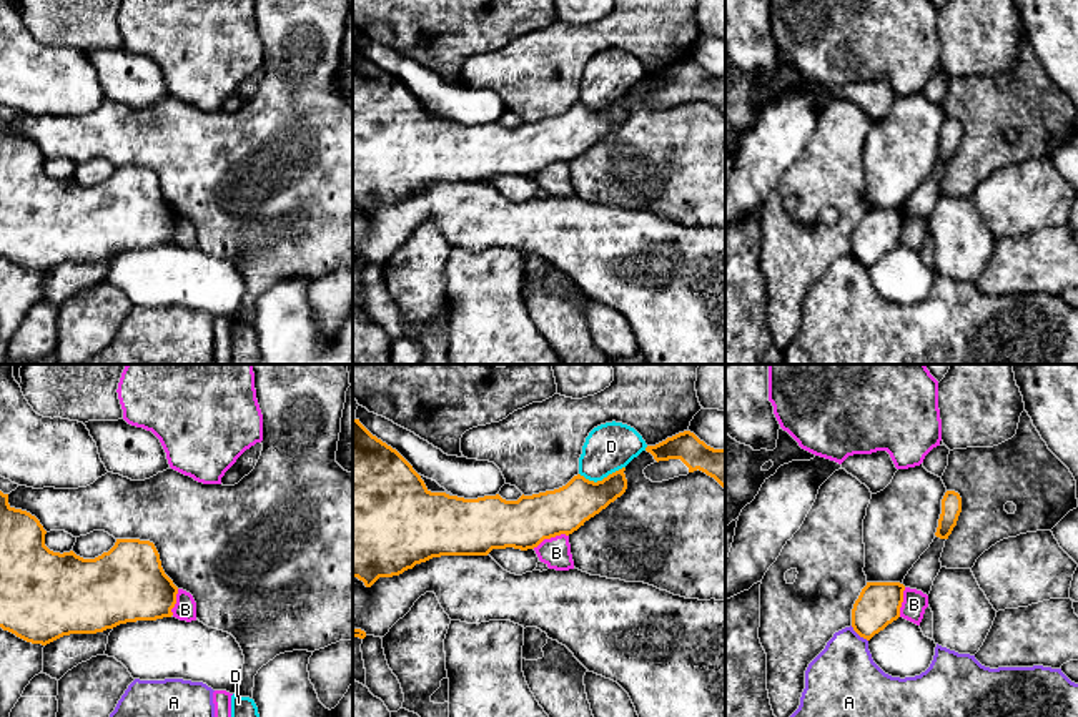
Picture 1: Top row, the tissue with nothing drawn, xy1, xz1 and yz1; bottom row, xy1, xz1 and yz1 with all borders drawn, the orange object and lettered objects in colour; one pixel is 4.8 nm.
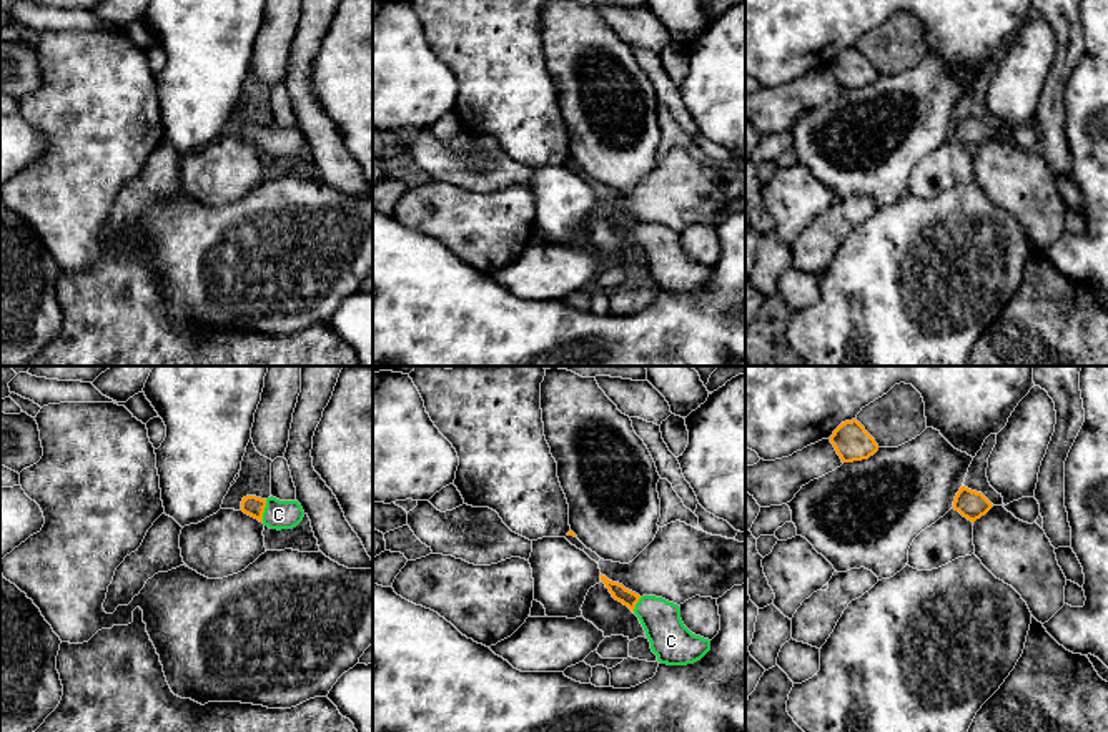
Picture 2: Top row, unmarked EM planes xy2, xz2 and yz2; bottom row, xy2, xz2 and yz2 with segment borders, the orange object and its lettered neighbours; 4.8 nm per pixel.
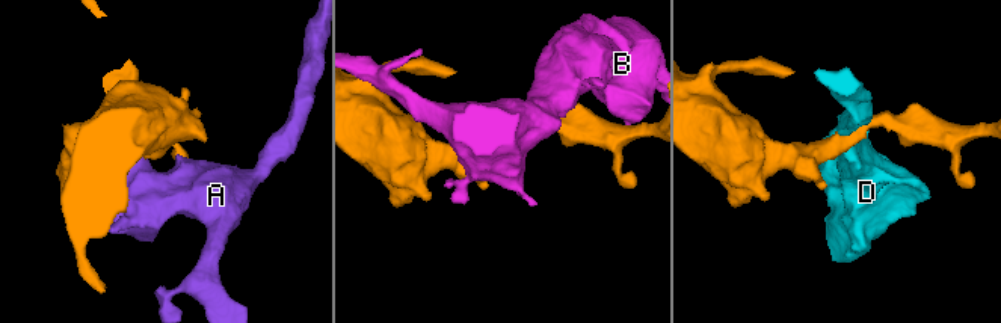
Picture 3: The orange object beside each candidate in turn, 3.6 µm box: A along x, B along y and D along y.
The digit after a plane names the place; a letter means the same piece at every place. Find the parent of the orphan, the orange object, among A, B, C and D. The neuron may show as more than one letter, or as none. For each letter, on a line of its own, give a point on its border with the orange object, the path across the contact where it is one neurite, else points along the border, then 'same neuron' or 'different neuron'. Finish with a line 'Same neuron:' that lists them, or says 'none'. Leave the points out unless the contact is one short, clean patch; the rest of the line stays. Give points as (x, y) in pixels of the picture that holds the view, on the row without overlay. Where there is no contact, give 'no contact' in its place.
A: meets orange in yz1 at (859, 262); different neuron
B: meets orange in xz1 at (549, 165); border along xz1 (568, 162), (544, 165), (533, 175); different neuron
C: meets orange in xy2 at (263, 138); runs through xy2 (253, 133), (263, 138), (278, 142); same neuron
D: meets orange in xz1 at (603, 107); border along xz1 (624, 93), (596, 108), (579, 102); different neuron
Same neuron: C

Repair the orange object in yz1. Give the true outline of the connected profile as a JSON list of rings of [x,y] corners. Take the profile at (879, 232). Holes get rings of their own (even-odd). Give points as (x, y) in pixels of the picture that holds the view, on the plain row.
[[[867,210],[852,236],[853,258],[870,268],[900,245],[905,213],[900,210]]]

